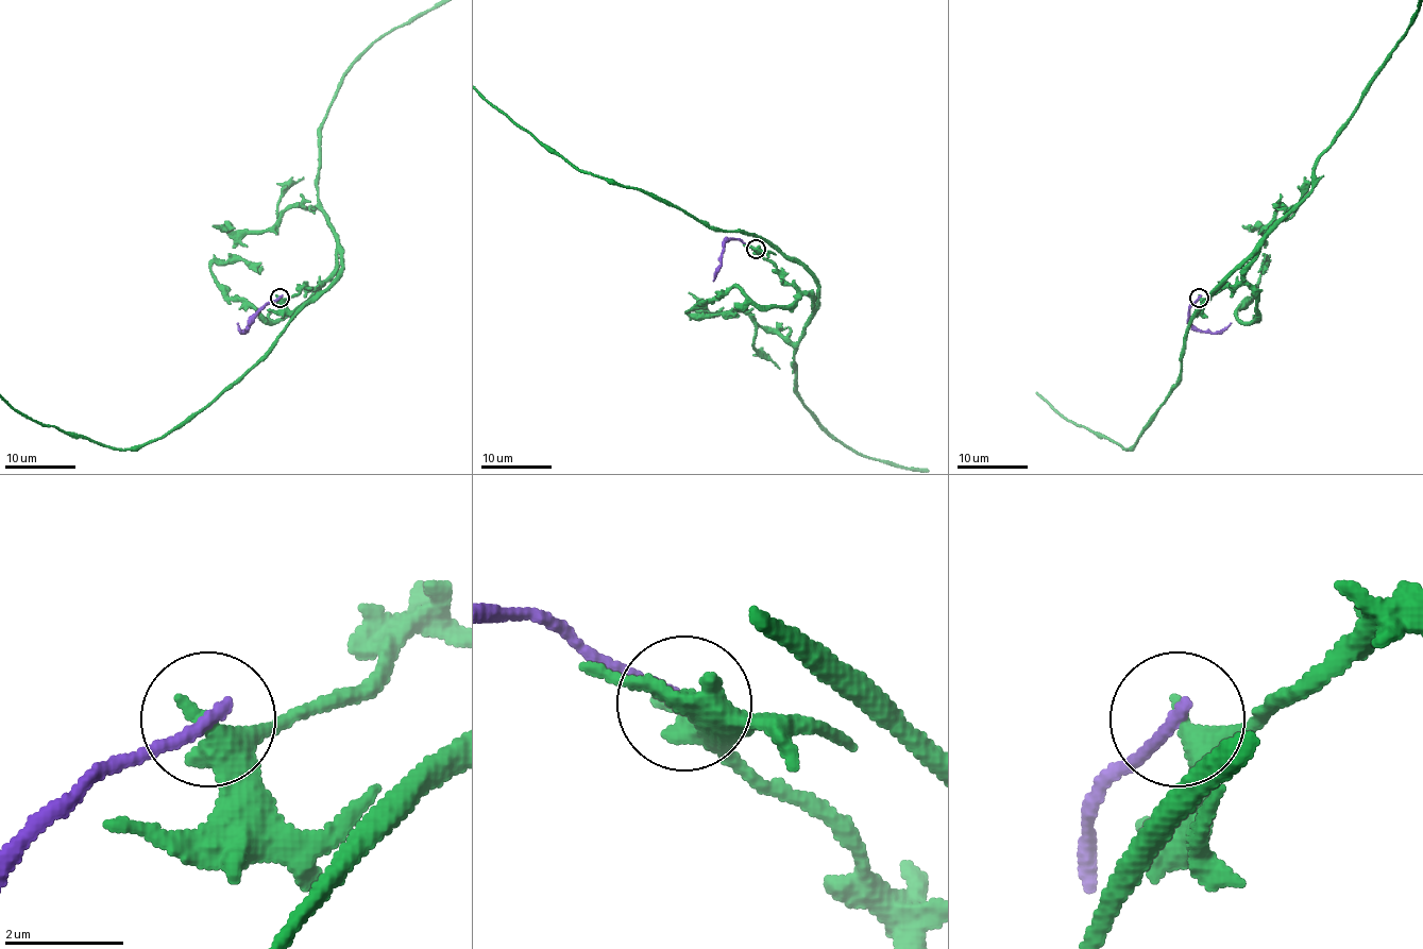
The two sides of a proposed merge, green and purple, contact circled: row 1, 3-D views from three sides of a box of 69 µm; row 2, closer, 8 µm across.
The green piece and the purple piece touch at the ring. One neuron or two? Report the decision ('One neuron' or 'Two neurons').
Two neurons

